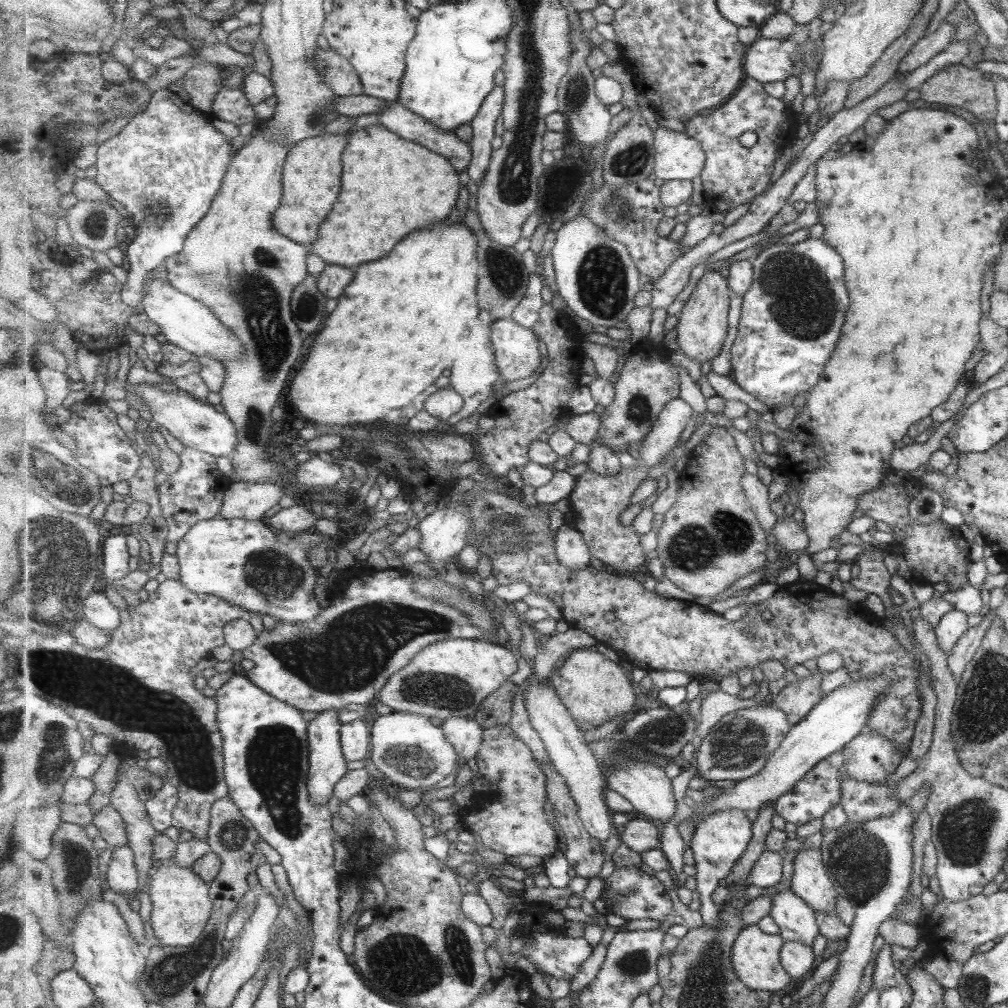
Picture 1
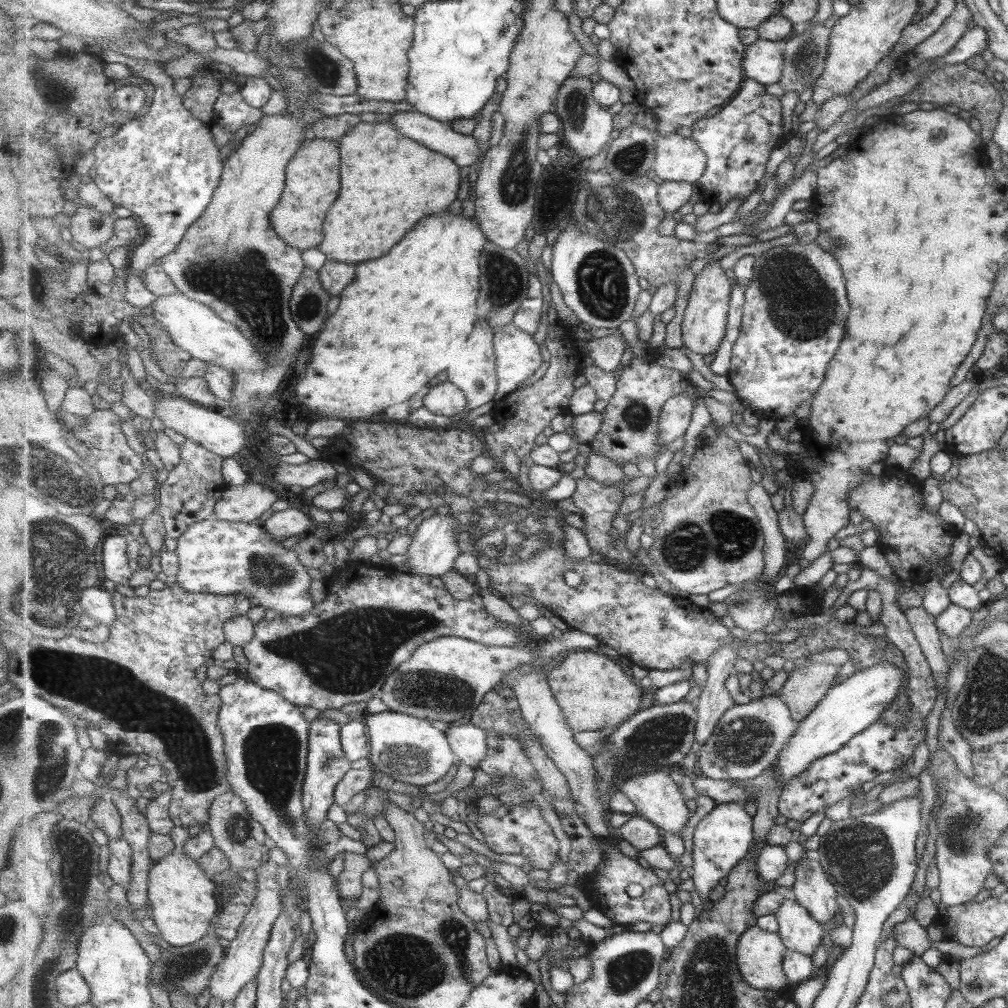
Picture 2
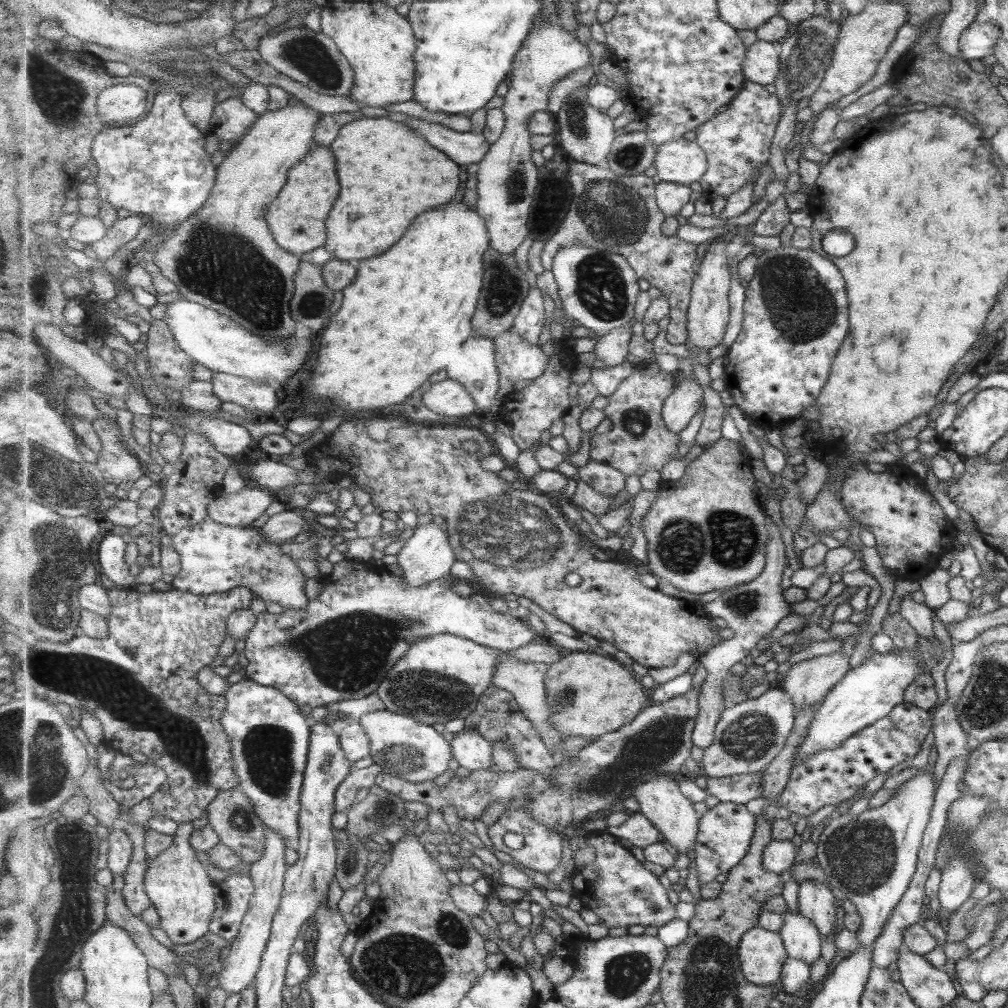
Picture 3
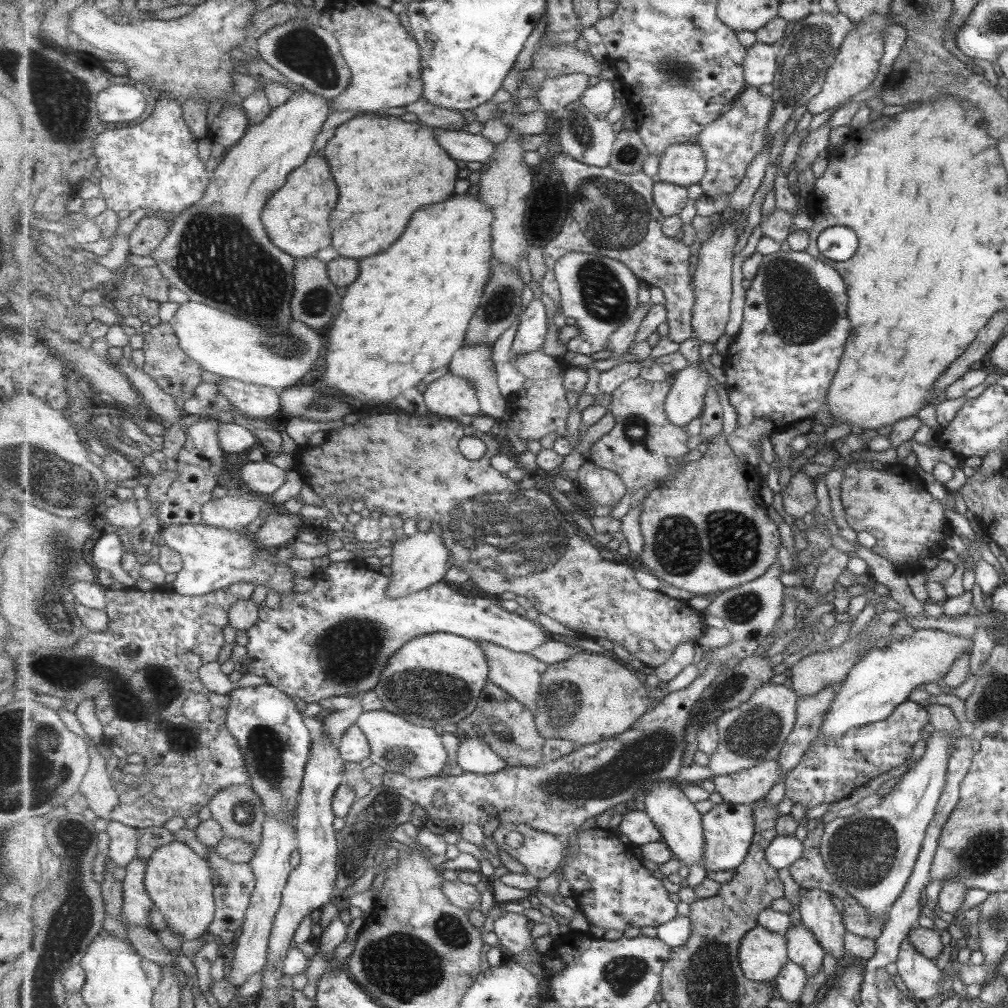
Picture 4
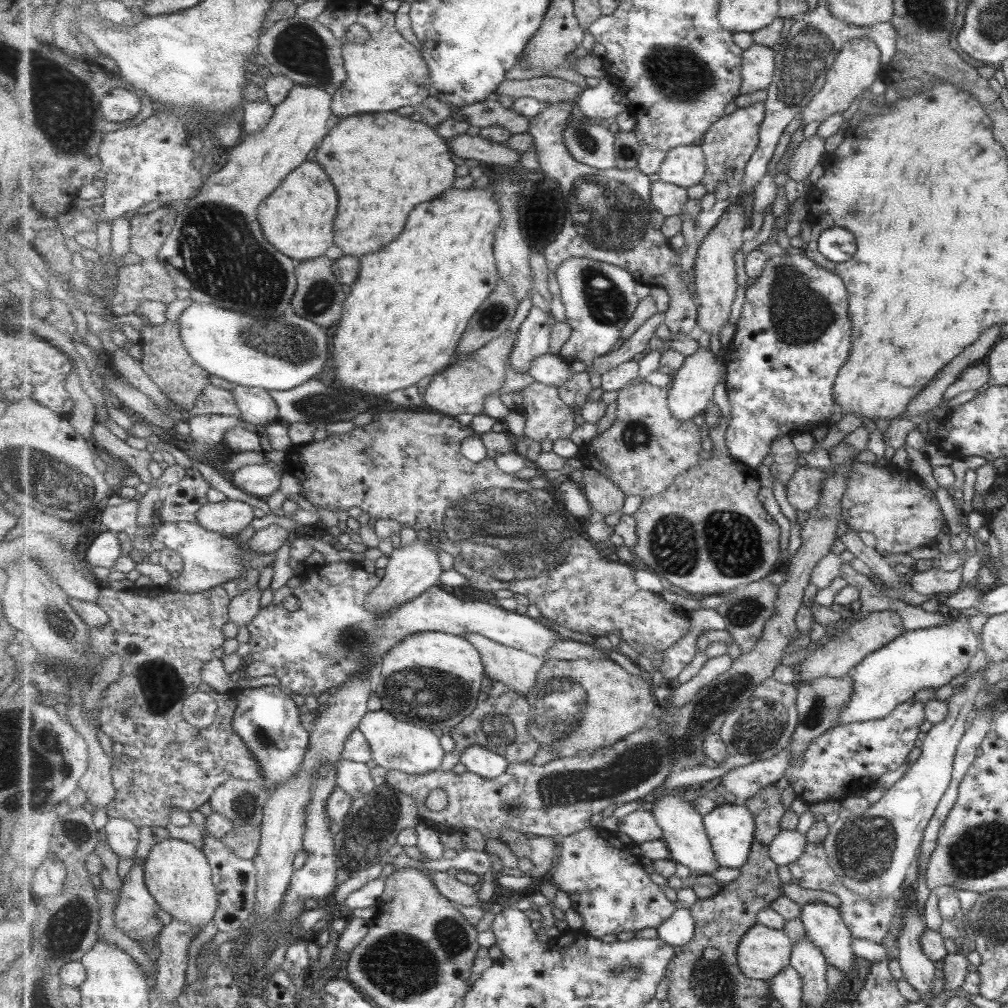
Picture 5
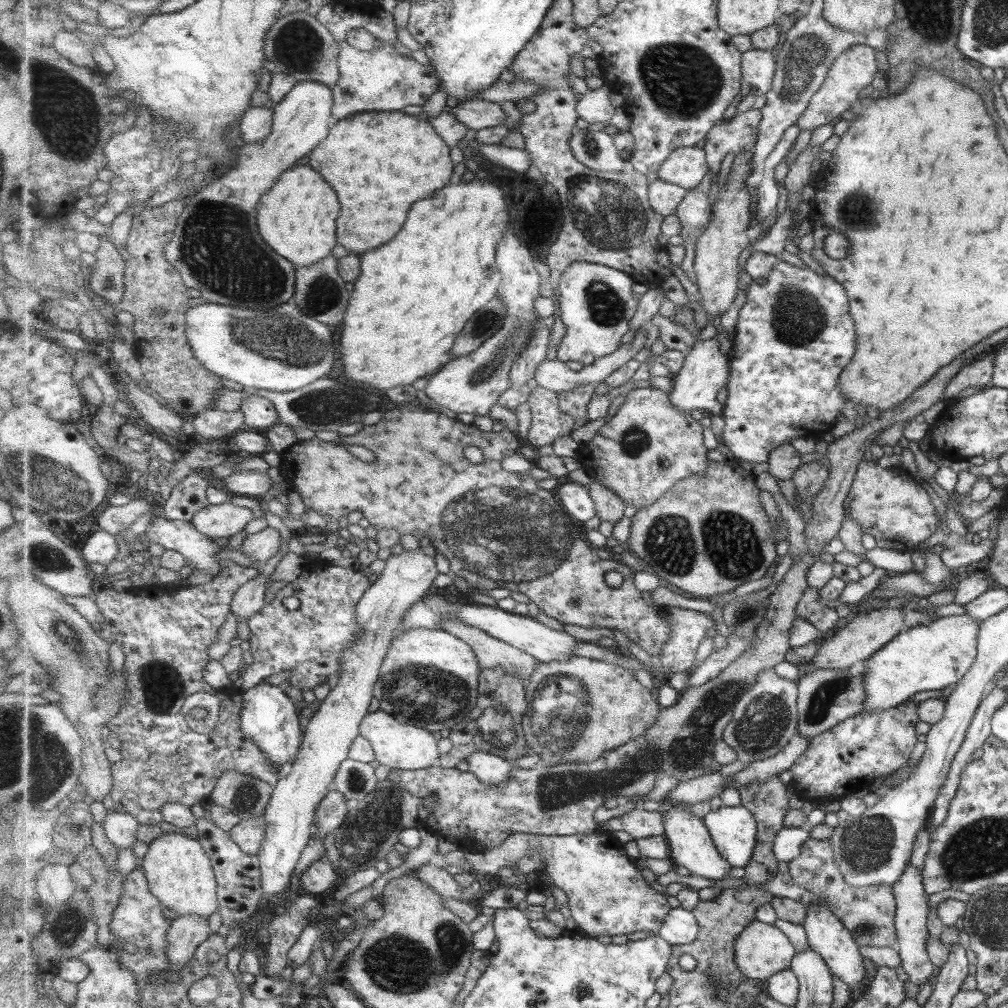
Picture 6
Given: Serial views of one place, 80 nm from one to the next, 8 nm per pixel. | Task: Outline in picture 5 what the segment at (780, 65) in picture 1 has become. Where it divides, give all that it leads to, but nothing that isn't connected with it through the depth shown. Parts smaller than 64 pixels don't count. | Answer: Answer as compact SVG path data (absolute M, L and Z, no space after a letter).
M757 43L744 51L740 94L768 90L777 72L776 54L776 48L769 48Z

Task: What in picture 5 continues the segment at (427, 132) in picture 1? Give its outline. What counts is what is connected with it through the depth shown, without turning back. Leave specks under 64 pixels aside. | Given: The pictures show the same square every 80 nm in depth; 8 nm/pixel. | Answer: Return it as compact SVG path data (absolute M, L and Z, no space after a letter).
M481 135L456 136L447 140L453 154L462 159L471 158L487 165L521 166L521 153L513 150L507 144L491 142L481 138Z

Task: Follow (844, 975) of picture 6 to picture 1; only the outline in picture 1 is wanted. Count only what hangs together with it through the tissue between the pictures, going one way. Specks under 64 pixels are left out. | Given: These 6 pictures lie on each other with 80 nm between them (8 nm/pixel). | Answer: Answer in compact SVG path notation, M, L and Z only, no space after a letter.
M800 849L794 859L791 890L816 912L833 911L839 894L820 849Z

